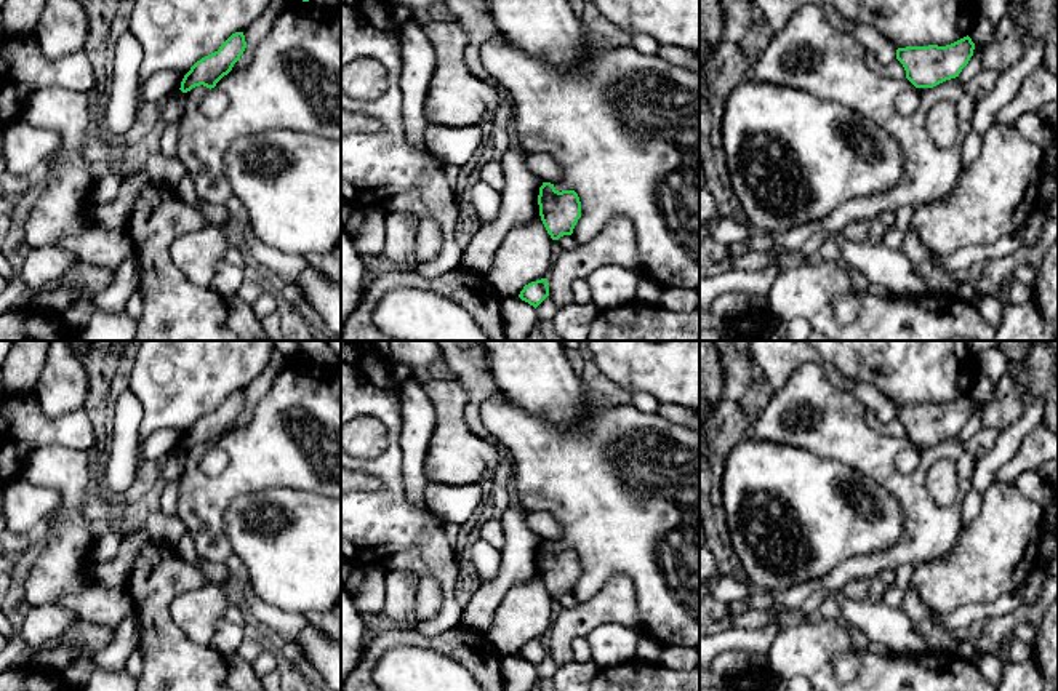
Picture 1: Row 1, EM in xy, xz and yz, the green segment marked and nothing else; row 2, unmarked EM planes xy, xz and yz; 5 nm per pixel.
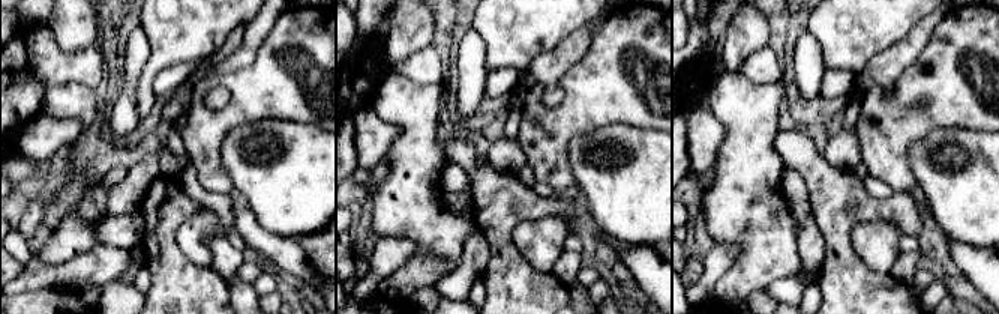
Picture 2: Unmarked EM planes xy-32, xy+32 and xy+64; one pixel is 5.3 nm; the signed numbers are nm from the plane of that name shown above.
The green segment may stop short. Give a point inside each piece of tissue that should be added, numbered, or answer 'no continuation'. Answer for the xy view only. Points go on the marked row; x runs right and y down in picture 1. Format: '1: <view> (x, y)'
1: xy (215, 103)

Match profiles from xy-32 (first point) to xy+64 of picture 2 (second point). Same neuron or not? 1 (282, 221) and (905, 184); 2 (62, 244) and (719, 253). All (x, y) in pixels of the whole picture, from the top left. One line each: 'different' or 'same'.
1: different
2: same

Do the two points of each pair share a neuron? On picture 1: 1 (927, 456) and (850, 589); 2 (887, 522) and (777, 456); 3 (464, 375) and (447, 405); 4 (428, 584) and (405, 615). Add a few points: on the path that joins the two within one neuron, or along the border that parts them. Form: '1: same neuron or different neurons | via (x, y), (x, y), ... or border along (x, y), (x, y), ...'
1: different neurons | border along (876, 575), (852, 579), (842, 587)
2: same neuron | via (860, 519), (833, 512), (804, 483)
3: different neurons | border along (456, 379), (466, 392), (468, 419)
4: different neurons | border along (394, 568), (416, 579), (420, 621)

